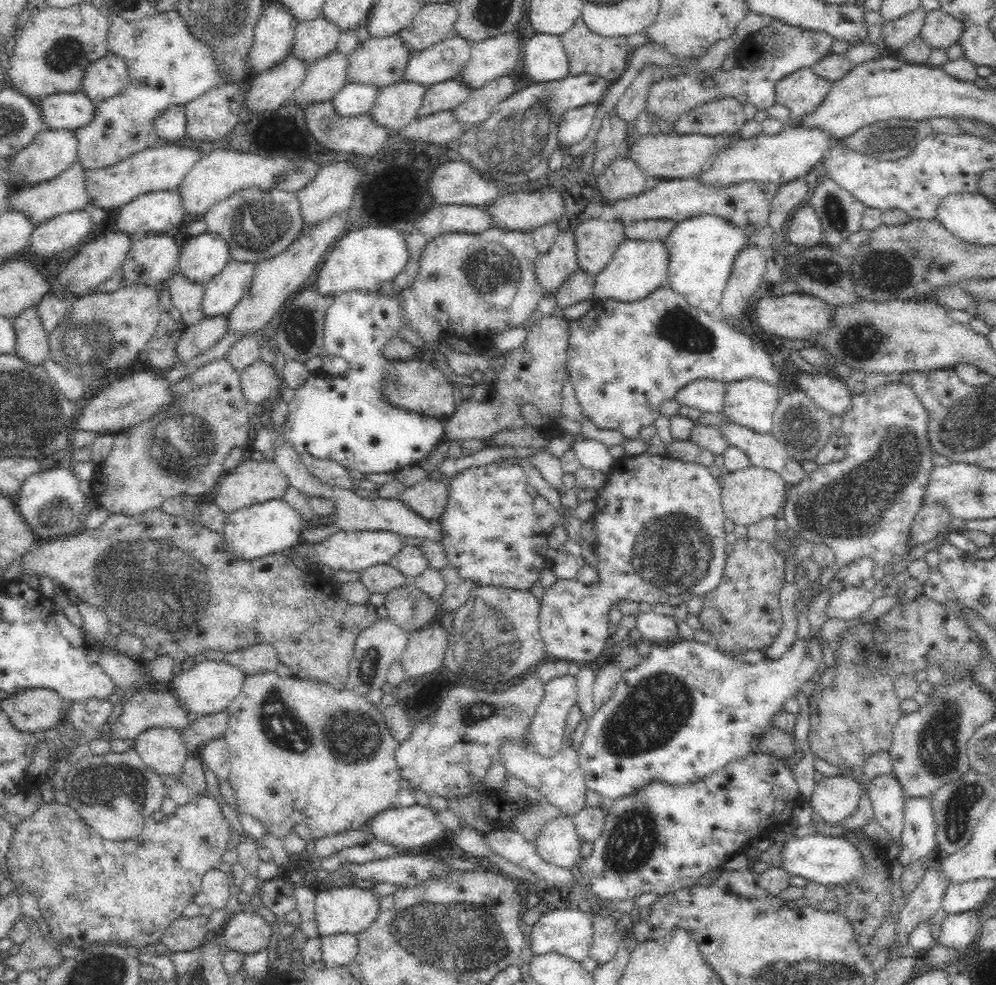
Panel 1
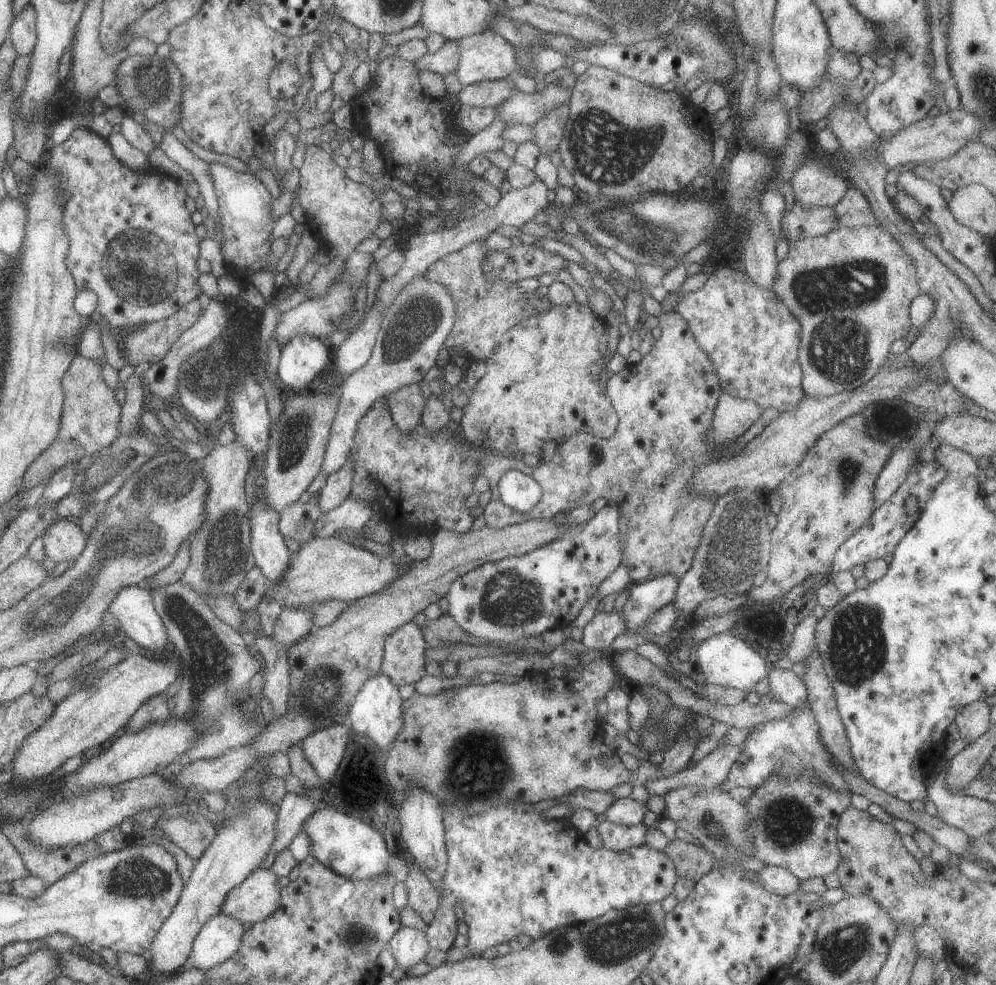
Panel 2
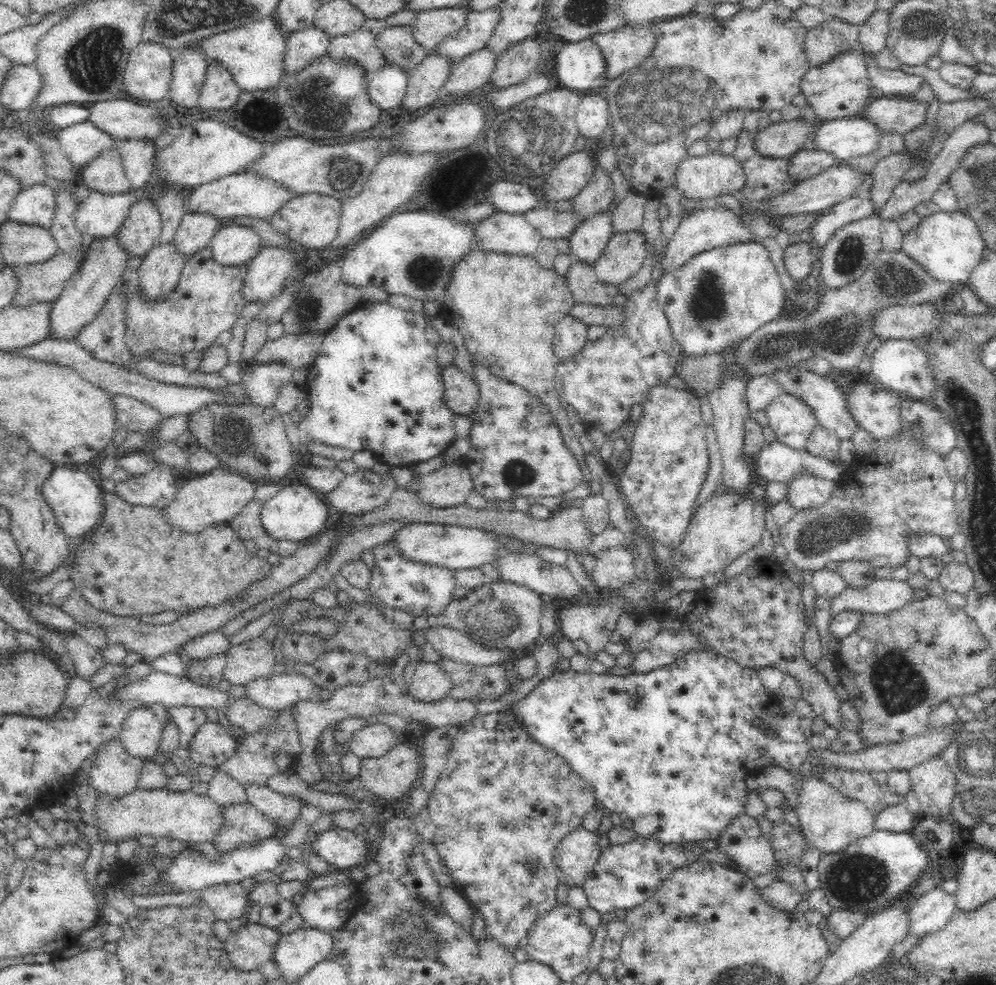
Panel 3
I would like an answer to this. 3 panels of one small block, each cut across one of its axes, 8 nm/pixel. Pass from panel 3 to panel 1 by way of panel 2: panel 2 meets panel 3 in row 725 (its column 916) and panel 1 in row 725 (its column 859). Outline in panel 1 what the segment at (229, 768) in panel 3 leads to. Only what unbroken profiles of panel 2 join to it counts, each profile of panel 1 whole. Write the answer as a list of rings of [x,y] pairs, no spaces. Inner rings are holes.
[[[276,671],[247,675],[240,694],[230,703],[223,738],[231,756],[228,781],[239,808],[258,819],[266,831],[283,839],[291,826],[306,822],[316,839],[344,830],[359,830],[365,822],[395,805],[402,782],[394,751],[399,745],[382,719],[380,708],[348,688],[336,690],[322,682],[280,677]]]

